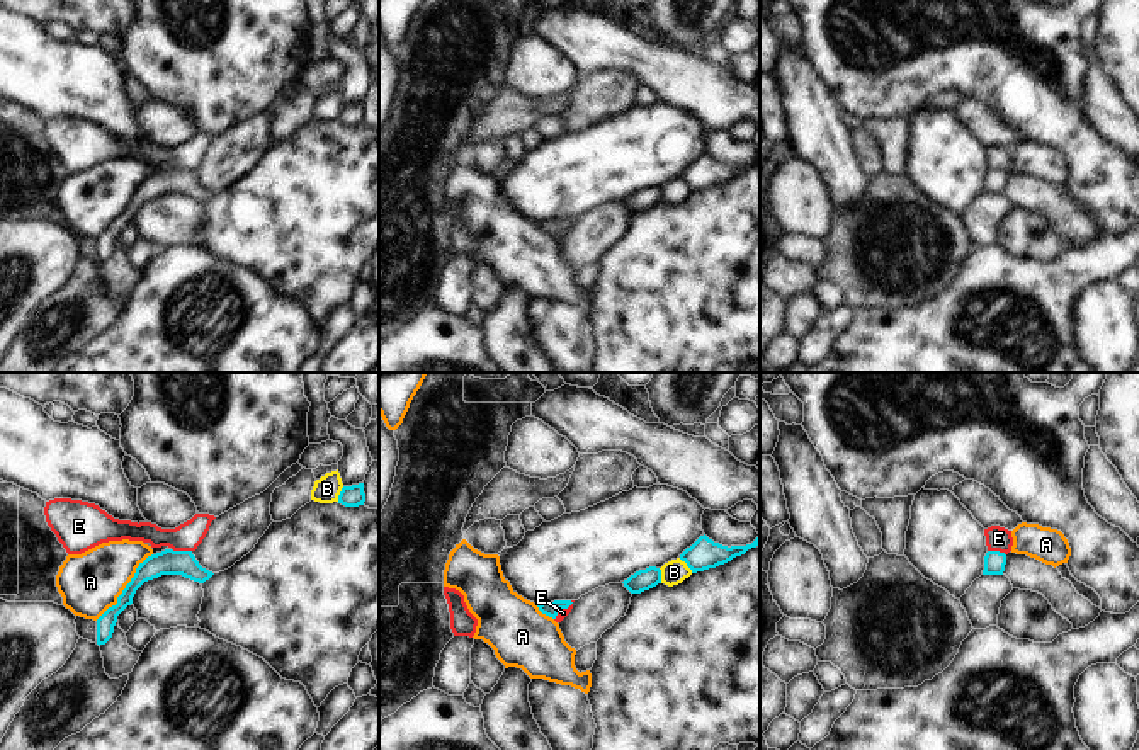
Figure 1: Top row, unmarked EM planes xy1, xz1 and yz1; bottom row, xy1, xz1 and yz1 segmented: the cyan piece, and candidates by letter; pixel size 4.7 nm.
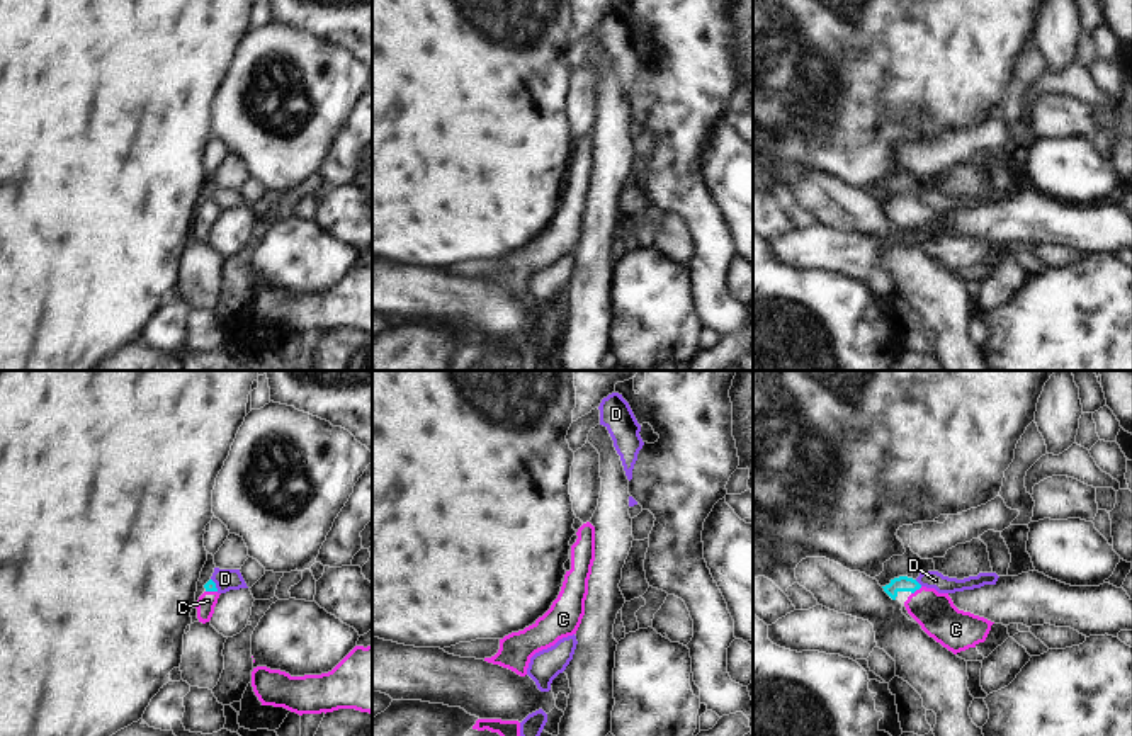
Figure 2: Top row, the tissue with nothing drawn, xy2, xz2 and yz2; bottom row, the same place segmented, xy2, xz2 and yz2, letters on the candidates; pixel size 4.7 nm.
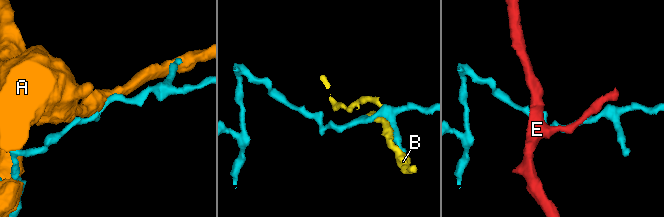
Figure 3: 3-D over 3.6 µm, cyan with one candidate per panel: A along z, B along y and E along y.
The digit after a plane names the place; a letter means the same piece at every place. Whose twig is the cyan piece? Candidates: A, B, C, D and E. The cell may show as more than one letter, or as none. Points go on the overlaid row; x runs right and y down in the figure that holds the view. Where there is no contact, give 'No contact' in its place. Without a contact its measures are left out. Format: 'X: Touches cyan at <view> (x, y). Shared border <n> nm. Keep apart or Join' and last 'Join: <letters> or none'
A: Touches cyan at xy1 (124, 589). Shared border 420 nm. Keep apart
B: Touches cyan at xz1 (687, 565). Shared border 100 nm. Keep apart
C: Touches cyan at yz2 (916, 588). Shared border 70 nm. Join
D: Touches cyan at yz2 (916, 582). Shared border 50 nm. Keep apart
E: Touches cyan at xy1 (182, 551). Shared border 100 nm. Keep apart
Join: C.

